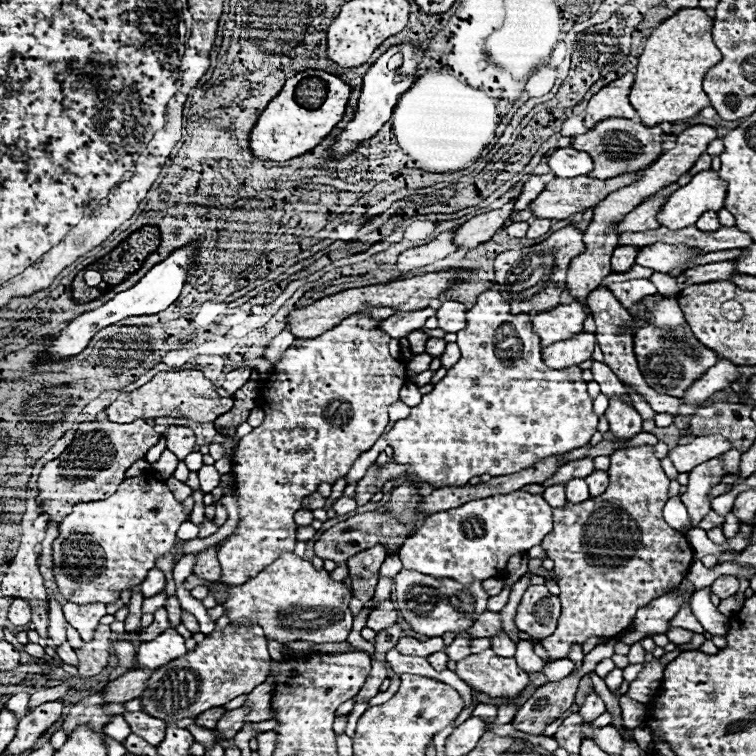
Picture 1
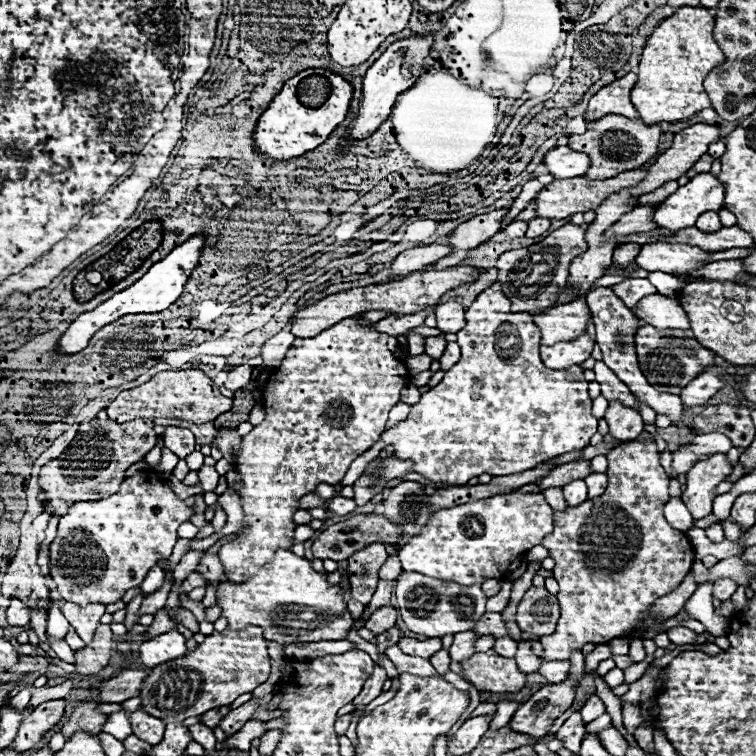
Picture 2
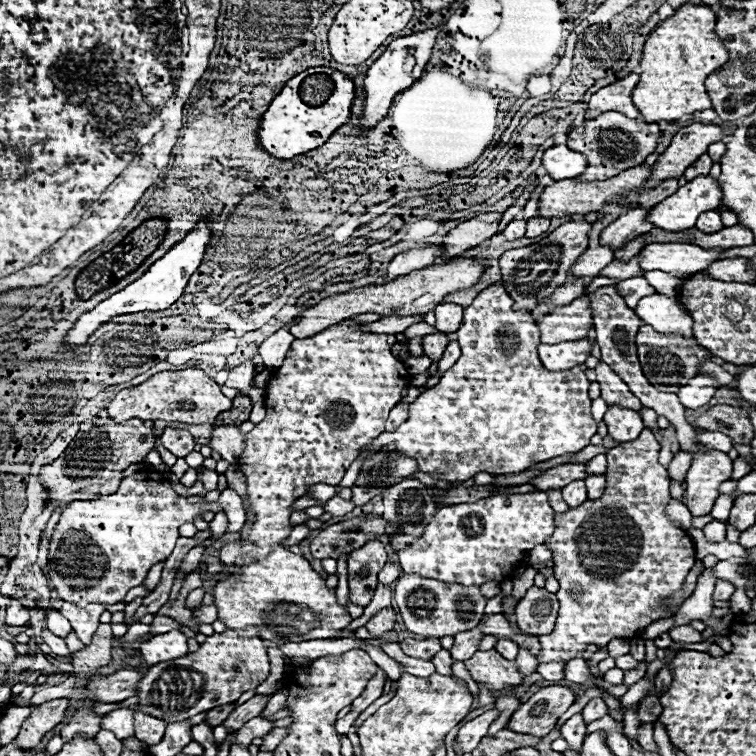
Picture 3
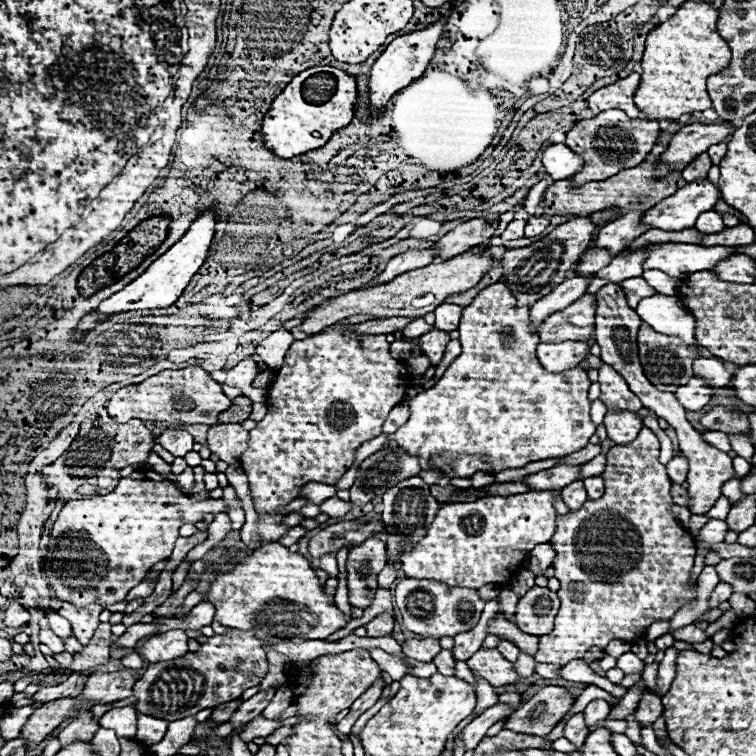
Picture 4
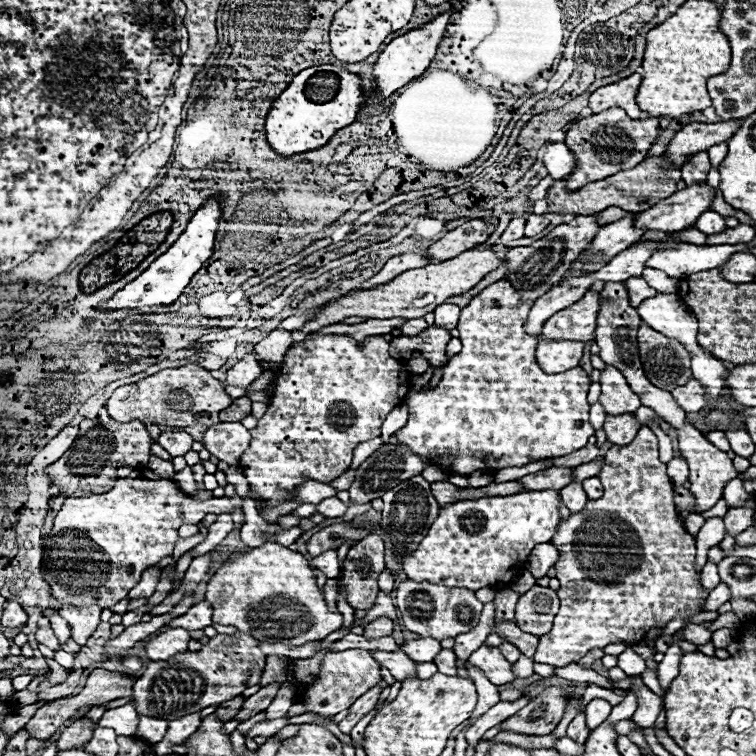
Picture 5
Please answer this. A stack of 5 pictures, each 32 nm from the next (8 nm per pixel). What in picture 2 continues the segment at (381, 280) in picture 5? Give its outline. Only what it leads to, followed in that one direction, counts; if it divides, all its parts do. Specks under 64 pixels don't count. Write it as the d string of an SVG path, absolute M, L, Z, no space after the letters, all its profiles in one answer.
M442 236L434 244L410 248L410 250L404 250L402 254L398 254L396 260L392 262L392 268L390 268L392 278L404 276L404 274L410 274L410 272L416 272L416 270L422 270L422 268L434 264L436 260L448 256L450 254L450 246L448 246L446 238L448 236Z

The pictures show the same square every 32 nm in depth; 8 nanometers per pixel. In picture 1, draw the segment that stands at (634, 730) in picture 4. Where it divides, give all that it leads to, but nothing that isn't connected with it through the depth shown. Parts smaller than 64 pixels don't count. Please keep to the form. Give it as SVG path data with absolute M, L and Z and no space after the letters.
M620 696L620 706L622 706L622 720L624 720L626 730L632 732L634 728L644 724L644 704L634 702L626 696Z

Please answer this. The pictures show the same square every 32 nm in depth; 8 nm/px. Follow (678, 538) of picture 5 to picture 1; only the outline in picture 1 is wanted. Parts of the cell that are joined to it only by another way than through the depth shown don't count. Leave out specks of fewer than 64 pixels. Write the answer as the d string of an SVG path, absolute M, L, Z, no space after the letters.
M630 446L614 450L614 454L610 454L608 468L610 484L604 494L592 498L592 512L590 498L586 502L566 504L564 508L554 510L554 530L542 540L542 548L548 552L548 558L554 560L554 572L560 586L558 598L562 602L562 614L556 632L542 638L540 642L546 648L550 660L568 658L574 644L584 644L592 636L596 636L600 642L628 632L634 626L634 618L640 608L668 594L688 574L694 552L686 536L664 522L662 506L668 502L670 480L664 474L654 450L654 446Z

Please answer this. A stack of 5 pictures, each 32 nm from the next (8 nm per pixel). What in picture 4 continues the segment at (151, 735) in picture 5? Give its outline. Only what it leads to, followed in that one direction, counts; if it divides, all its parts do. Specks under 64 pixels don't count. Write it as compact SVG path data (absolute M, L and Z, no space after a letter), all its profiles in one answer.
M138 714L138 732L136 732L136 740L142 740L144 744L154 744L160 742L166 734L166 726L168 722L162 718L152 718L146 714Z

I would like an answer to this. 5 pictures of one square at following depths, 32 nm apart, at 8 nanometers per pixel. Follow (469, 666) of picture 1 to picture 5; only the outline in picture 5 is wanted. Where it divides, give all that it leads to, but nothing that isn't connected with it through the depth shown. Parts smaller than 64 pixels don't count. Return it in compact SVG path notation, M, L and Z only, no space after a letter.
M482 644L468 660L470 660L470 664L478 666L484 672L484 676L496 686L508 684L516 678L510 670L512 664L506 662L506 658L502 658L502 652L496 646Z

